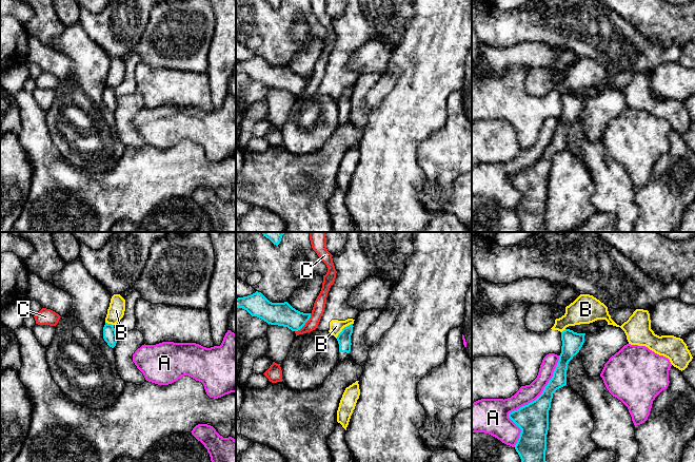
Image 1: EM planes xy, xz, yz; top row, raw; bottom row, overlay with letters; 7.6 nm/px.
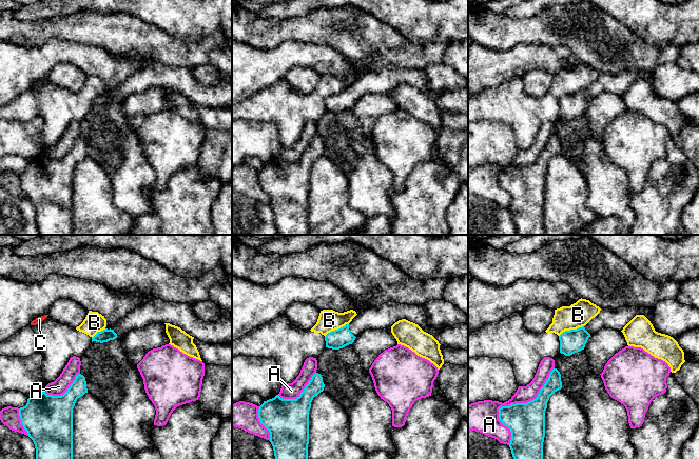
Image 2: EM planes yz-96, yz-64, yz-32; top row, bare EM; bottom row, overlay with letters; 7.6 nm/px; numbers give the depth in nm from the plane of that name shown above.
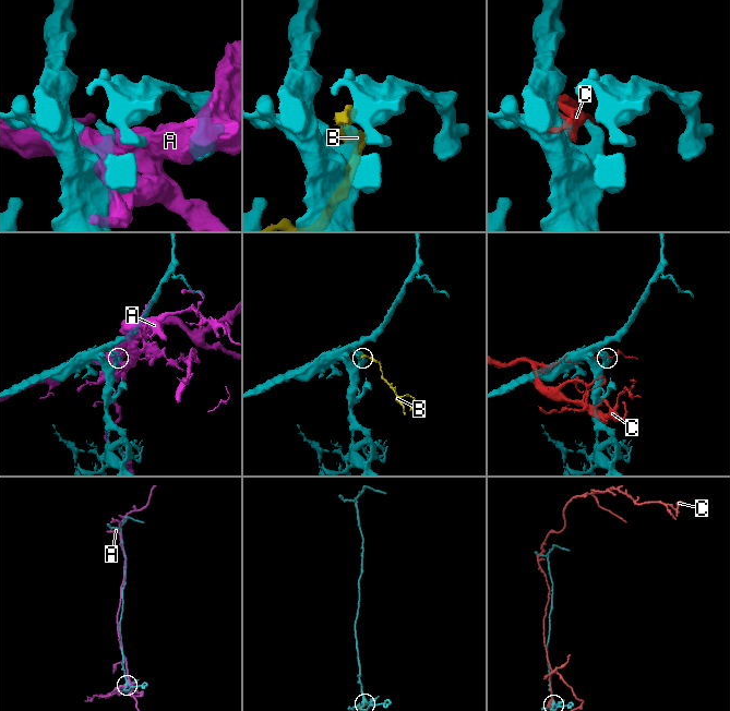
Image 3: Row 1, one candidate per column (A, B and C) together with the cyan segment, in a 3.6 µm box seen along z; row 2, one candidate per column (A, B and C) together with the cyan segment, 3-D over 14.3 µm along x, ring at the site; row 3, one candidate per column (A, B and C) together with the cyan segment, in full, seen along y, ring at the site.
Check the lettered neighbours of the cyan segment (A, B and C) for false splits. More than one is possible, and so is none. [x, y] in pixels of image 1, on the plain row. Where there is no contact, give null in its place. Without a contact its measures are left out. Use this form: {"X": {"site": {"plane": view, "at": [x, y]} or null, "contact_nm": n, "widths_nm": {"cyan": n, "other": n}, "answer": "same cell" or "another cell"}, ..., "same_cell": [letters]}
{"A": {"site": {"plane": "yz", "at": [528, 168]}, "contact_nm": 800, "widths_nm": {"cyan": 240, "other": 190}, "answer": "another cell"}, "B": {"site": {"plane": "xz", "at": [342, 93]}, "contact_nm": 170, "widths_nm": {"cyan": 100, "other": 100}, "answer": "another cell"}, "C": {"site": {"plane": "xz", "at": [304, 88]}, "contact_nm": 190, "widths_nm": {"cyan": 180, "other": 90}, "answer": "another cell"}, "same_cell": []}

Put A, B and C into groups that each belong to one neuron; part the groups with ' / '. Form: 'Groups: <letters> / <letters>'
Groups: A / B / C

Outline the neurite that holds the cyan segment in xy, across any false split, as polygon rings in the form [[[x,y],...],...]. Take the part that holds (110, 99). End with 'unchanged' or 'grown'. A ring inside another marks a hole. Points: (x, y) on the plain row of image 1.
[[[105,86],[103,91],[103,102],[110,111],[114,112],[116,110],[117,97],[114,89]]]; unchanged

